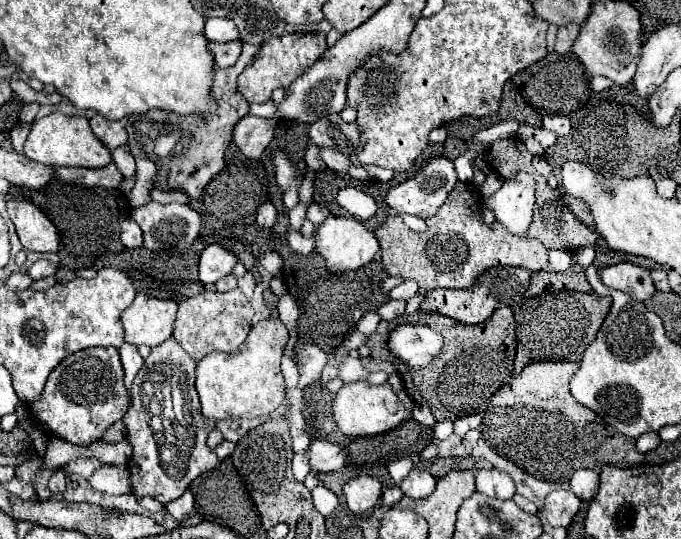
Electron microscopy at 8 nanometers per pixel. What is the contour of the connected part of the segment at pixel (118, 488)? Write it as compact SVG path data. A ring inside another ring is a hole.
M102 465L90 475L90 485L108 495L122 495L130 493L130 471L128 467L116 467L116 465Z

